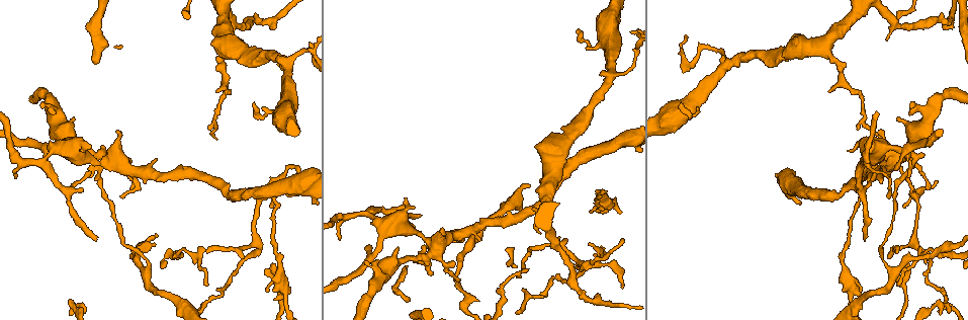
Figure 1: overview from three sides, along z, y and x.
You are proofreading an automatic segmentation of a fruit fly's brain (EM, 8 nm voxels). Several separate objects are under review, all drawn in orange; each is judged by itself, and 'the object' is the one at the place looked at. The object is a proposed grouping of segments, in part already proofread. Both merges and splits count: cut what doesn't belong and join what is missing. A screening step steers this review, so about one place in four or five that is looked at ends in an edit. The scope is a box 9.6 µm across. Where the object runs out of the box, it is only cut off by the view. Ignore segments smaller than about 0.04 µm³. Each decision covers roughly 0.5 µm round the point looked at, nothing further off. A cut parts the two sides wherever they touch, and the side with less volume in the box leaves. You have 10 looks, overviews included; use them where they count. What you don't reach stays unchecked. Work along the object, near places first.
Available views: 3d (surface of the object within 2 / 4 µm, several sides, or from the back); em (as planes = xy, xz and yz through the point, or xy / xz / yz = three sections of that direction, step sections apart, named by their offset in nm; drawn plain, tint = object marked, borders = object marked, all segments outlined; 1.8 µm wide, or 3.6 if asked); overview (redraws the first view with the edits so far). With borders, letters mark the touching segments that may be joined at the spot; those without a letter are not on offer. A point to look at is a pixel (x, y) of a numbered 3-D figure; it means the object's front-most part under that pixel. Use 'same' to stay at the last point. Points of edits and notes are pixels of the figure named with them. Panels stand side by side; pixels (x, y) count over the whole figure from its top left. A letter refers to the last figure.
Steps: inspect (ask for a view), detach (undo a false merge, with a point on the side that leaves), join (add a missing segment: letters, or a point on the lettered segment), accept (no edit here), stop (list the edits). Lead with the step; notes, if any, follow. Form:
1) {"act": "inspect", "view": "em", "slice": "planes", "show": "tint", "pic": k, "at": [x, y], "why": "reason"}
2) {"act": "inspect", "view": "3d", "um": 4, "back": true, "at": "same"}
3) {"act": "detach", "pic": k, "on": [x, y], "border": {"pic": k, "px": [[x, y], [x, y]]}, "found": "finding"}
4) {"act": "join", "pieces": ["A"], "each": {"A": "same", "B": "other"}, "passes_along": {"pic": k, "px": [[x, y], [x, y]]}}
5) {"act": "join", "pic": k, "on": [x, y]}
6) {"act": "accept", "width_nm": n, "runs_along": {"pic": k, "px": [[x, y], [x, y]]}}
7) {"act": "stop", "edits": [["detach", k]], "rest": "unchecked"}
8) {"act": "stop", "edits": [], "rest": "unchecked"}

{"act": "inspect", "view": "em", "slice": "planes", "show": "borders", "pic": 1, "at": [145, 273], "why": "side arm on a straight run"}

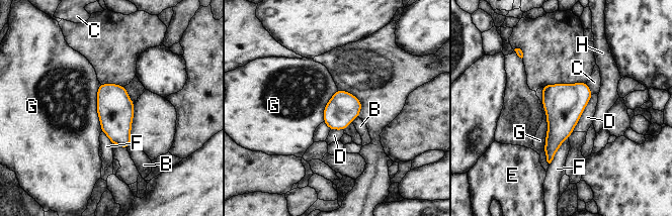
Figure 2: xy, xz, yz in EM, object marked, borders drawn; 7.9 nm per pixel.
{"act": "accept", "each": {"B": "other", "C": "other", "D": "other", "E": "other", "F": "other", "G": "other", "H": "other"}, "border": {"pic": 2, "px": [[540, 87], [549, 164]]}, "found": "continuous, no second cell"}

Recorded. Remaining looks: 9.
{"act": "inspect", "view": "em", "slice": "xy", "step": 16, "show": "tint", "pic": 1, "at": [96, 239], "why": "thin end"}

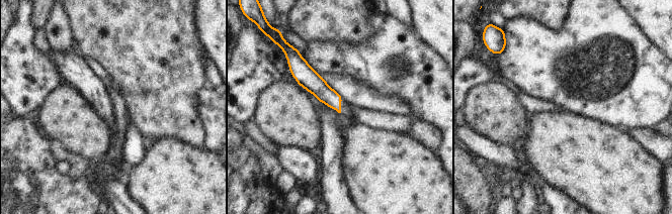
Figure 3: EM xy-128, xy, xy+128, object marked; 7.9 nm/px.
{"act": "inspect", "view": "em", "slice": "planes", "show": "borders", "at": "same", "why": "another direction"}

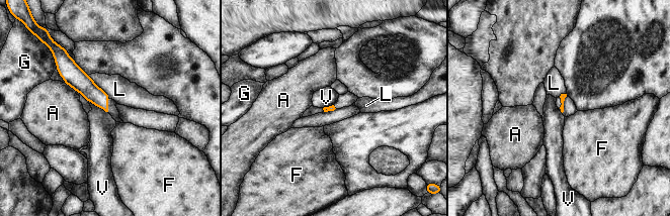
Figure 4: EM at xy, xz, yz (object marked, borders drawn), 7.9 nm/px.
{"act": "accept", "longest_contact_nm": ["L", 260], "each": {"A": "other", "F": "other", "G": "other", "L": "other", "V": "other"}, "found": "no lettered segment goes on from it"}

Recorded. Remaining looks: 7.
{"act": "inspect", "view": "3d", "um": 2, "pic": 1, "at": [82, 149], "why": "an open end"}

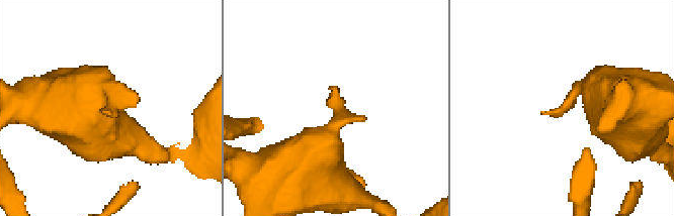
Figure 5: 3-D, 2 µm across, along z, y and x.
{"act": "inspect", "view": "em", "slice": "xz", "step": 8, "show": "tint", "pic": 5, "at": [543, 114], "why": "shape alone is not enough"}

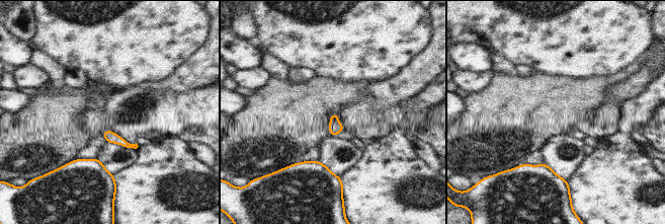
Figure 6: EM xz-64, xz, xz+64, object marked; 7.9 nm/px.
{"act": "inspect", "view": "em", "slice": "planes", "show": "borders", "at": "same"}

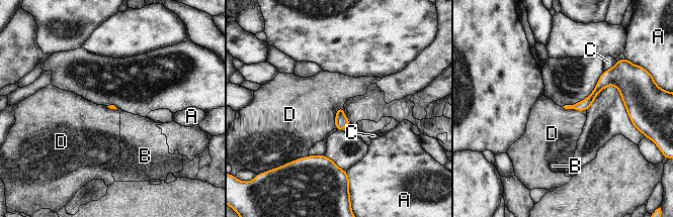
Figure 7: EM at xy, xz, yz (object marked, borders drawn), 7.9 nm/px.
{"act": "accept", "each": {"A": "other", "B": "other", "C": "other", "D": "other"}, "runs_along": {"pic": 7, "px": [[626, 103], [621, 88], [605, 82], [575, 107]]}, "found": "none of them fits"}

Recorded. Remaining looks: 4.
{"act": "inspect", "view": "3d", "um": 4, "pic": 1, "at": [217, 91], "why": "an open end"}

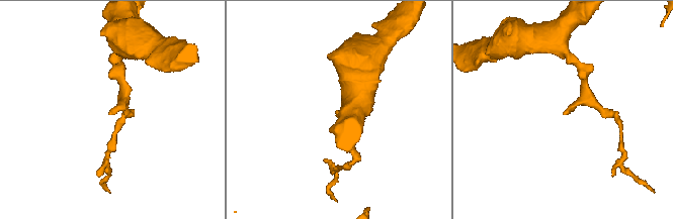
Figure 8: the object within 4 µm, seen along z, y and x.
{"act": "inspect", "view": "em", "slice": "planes", "show": "plain", "pic": 8, "at": [109, 112]}

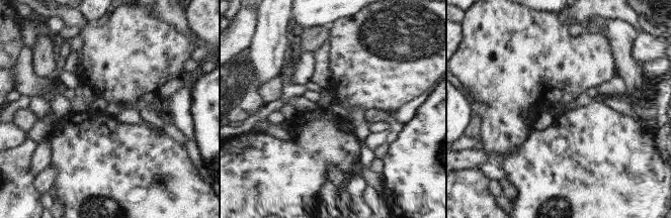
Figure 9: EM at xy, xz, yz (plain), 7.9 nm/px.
{"act": "inspect", "view": "em", "slice": "planes", "show": "borders", "at": "same"}

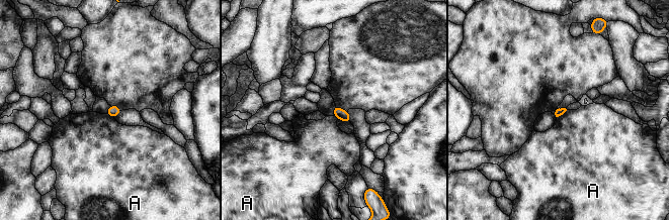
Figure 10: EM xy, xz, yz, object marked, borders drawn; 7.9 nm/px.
{"act": "accept", "longest_contact_nm": ["A", 110], "each": {"A": "other"}, "found": "no lettered segment goes on from it"}

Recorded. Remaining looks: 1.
{"act": "stop", "edits": [], "rest": "unchecked"}

